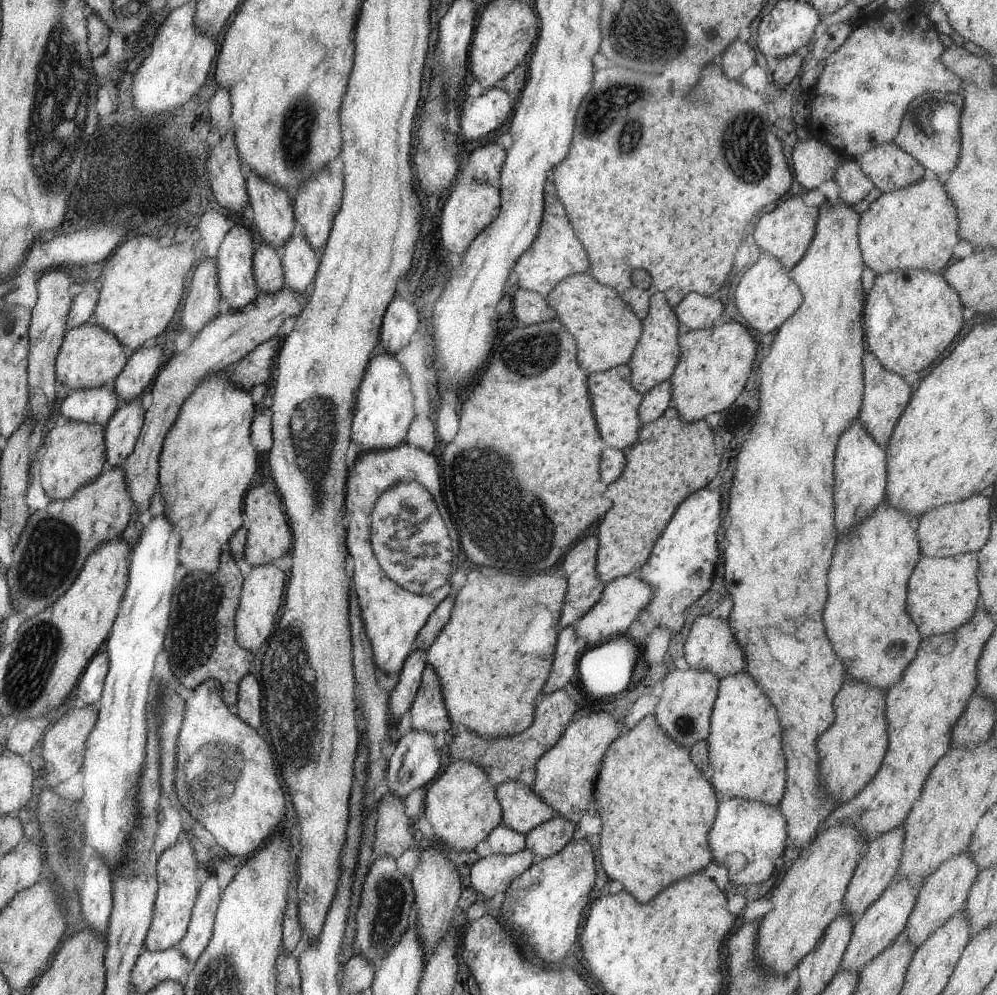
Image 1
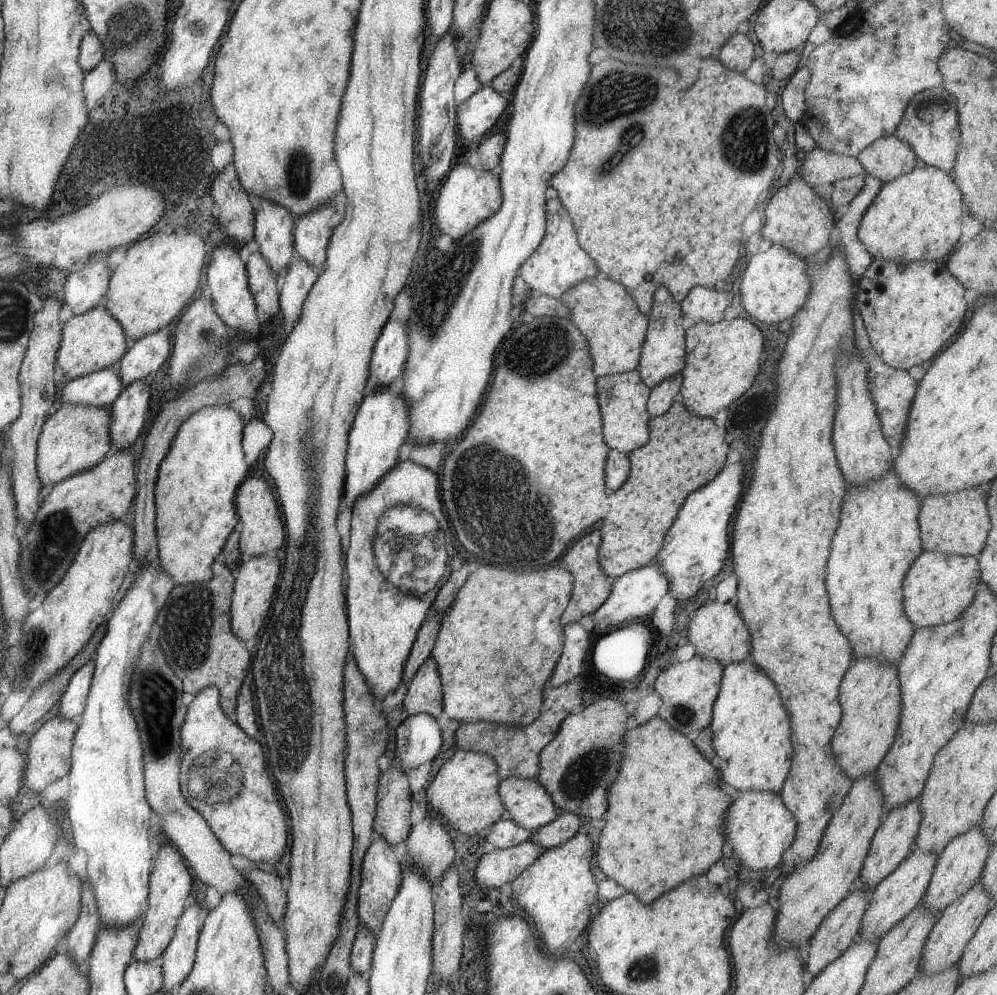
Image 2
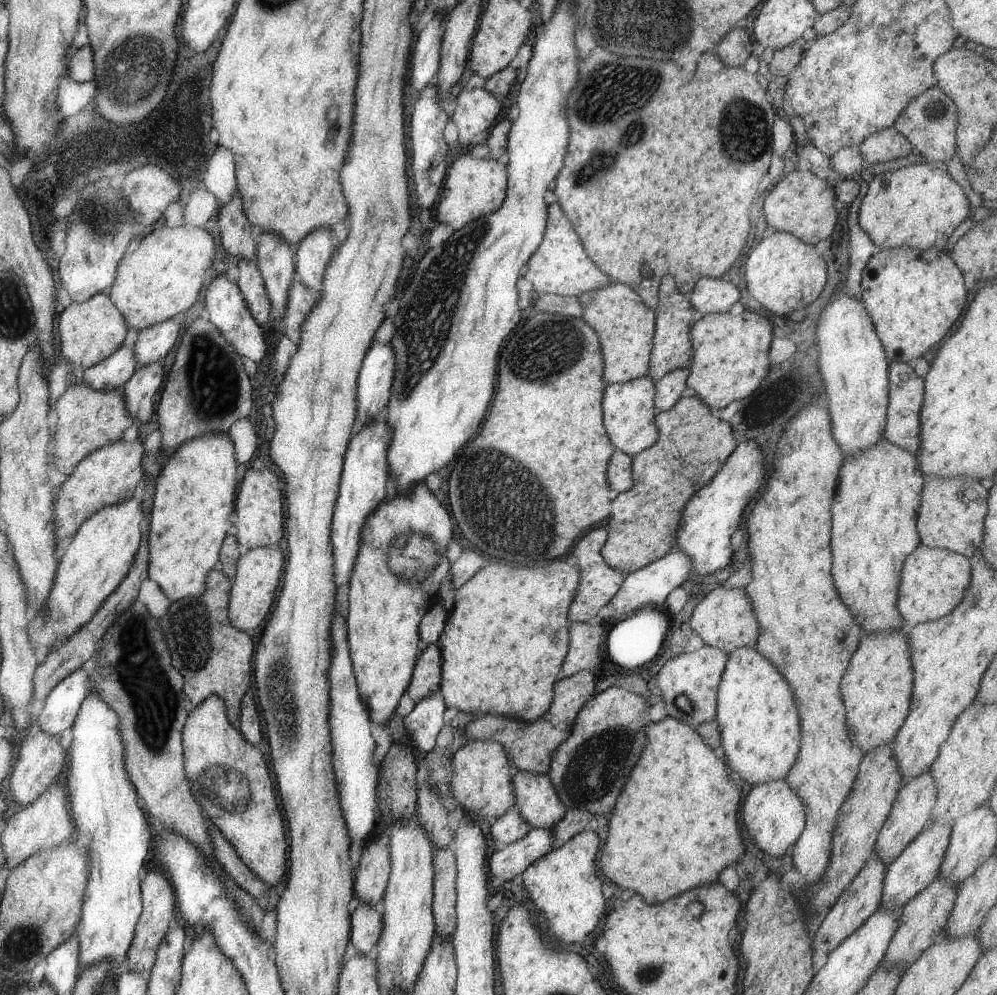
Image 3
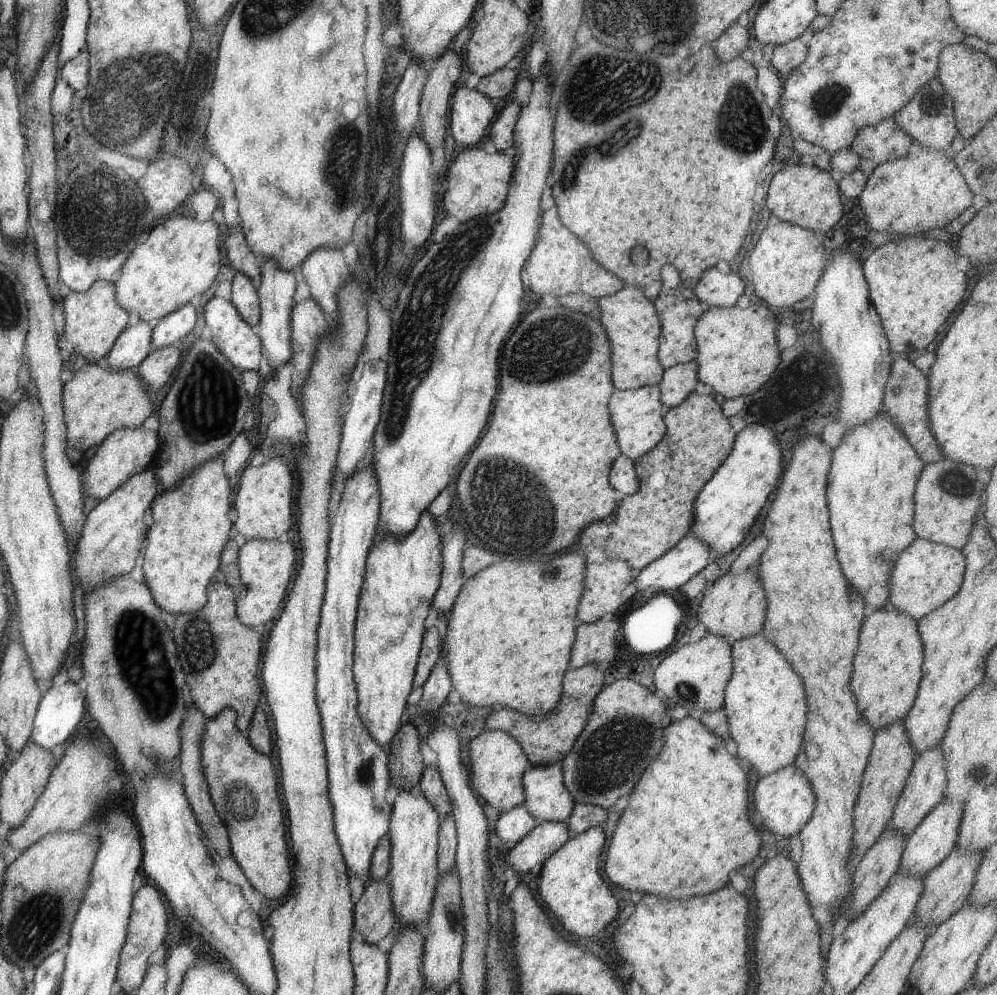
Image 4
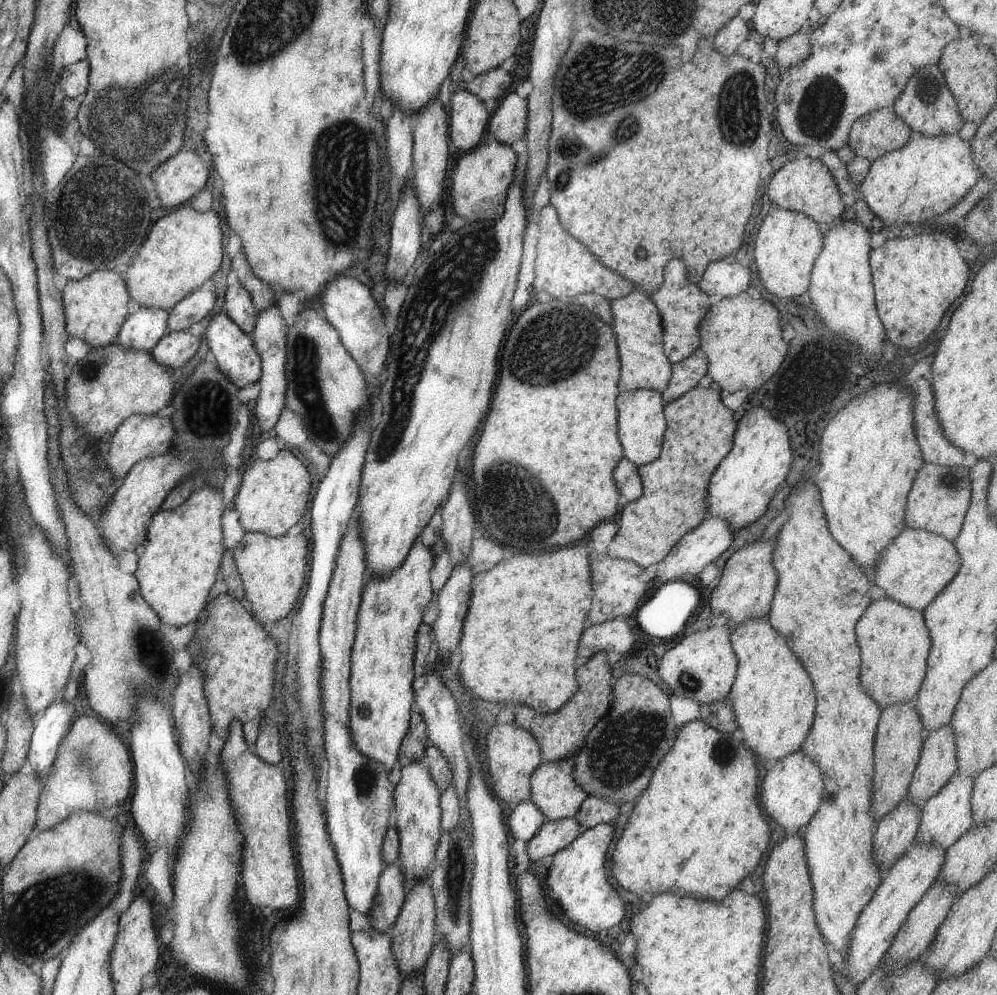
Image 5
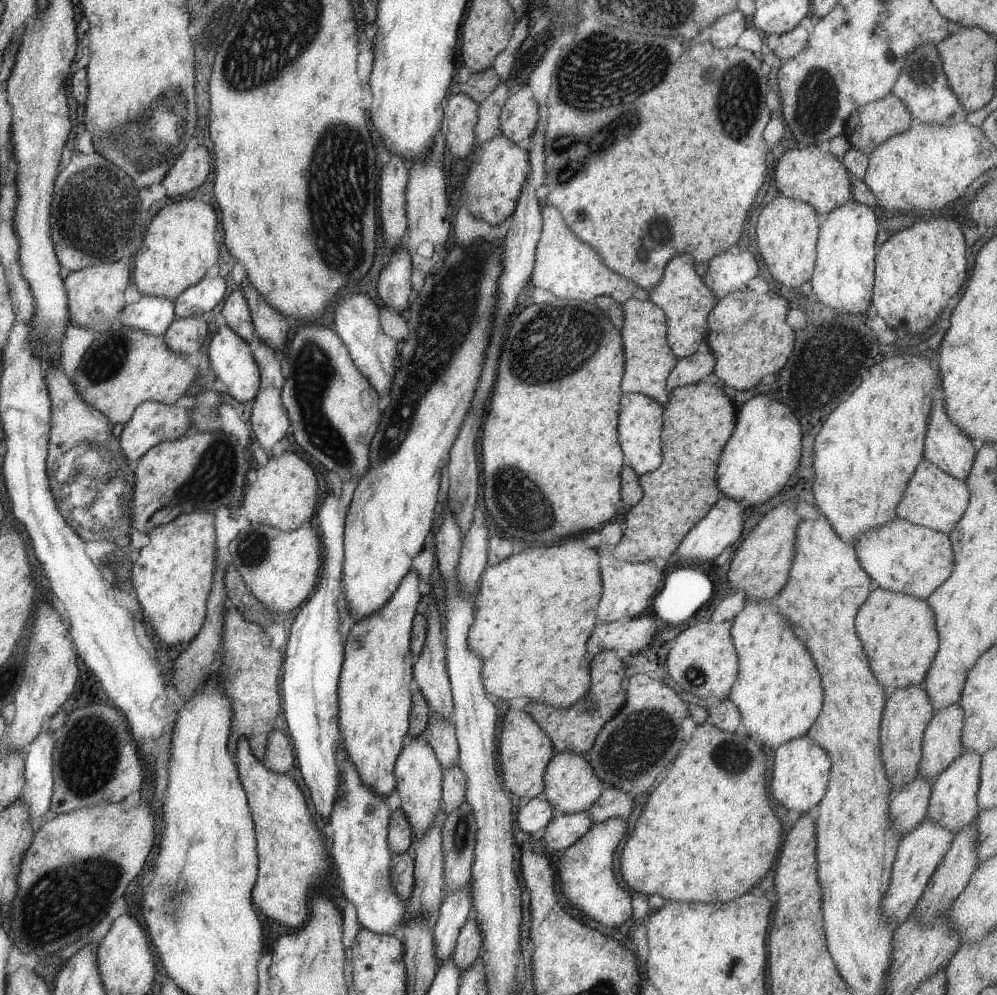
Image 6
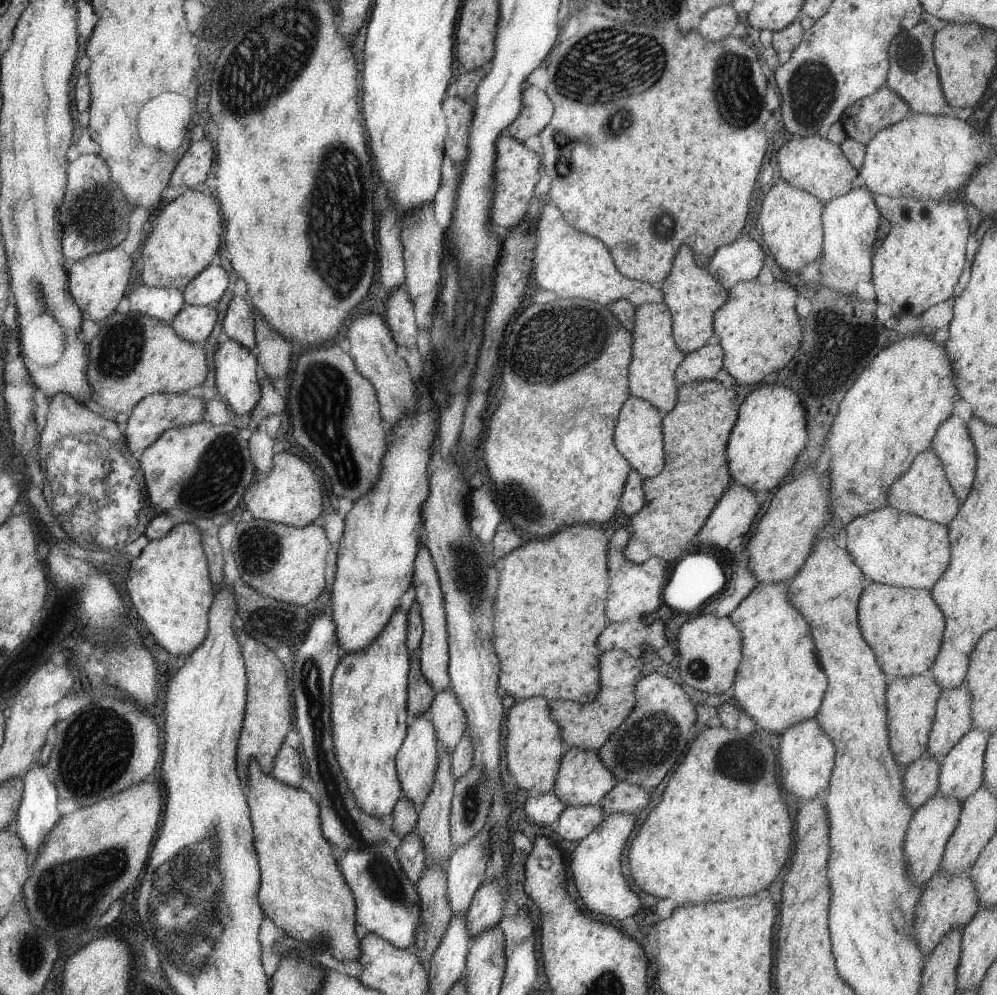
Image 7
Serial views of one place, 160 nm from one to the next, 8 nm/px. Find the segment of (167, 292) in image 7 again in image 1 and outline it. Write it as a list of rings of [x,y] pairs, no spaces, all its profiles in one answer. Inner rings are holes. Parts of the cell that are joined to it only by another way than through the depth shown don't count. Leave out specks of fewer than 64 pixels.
[[[110,385],[84,389],[64,397],[61,416],[71,421],[105,427],[120,408],[120,399]]]

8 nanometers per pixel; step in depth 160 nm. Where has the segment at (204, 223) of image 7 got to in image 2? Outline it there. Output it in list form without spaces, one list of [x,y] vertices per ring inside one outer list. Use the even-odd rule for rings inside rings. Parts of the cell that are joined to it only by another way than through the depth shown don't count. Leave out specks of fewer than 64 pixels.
[[[152,234],[126,247],[124,261],[114,270],[110,288],[103,298],[104,310],[117,318],[125,329],[126,338],[140,341],[142,336],[160,331],[188,306],[199,288],[206,260],[204,240],[188,234],[182,242],[179,236]]]

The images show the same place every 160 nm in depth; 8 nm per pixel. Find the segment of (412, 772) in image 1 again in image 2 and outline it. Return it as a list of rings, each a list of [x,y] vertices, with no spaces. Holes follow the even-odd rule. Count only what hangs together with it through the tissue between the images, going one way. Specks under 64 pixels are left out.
[[[405,716],[396,729],[395,762],[403,771],[416,770],[424,762],[434,762],[442,743],[443,736],[433,716]]]

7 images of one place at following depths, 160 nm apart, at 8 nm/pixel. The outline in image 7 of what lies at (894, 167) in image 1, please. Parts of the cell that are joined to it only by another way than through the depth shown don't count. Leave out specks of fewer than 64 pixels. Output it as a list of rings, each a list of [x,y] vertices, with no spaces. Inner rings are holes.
[[[884,86],[849,106],[842,125],[848,137],[866,147],[878,131],[904,120],[910,113],[906,101]]]

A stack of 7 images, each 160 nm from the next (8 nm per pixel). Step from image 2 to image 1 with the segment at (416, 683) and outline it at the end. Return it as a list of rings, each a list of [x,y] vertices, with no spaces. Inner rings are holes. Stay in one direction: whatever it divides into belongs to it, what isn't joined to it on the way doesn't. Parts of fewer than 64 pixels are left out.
[[[427,665],[422,673],[420,688],[412,701],[405,728],[426,731],[435,736],[440,732],[450,732],[452,727],[436,671]]]

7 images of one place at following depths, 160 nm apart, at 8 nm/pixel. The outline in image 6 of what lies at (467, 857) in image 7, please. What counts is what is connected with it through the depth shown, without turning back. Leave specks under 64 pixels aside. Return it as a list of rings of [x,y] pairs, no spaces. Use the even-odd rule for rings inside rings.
[[[468,888],[447,893],[447,897],[435,916],[433,926],[435,957],[439,968],[451,958],[470,910],[473,910],[473,904]]]

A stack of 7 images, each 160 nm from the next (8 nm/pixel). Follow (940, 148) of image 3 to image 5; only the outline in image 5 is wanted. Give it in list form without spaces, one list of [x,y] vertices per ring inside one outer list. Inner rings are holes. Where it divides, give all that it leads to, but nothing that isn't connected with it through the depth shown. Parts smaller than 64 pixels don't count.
[[[938,64],[924,67],[916,75],[912,75],[893,109],[913,132],[916,131],[924,136],[956,135],[965,123]]]

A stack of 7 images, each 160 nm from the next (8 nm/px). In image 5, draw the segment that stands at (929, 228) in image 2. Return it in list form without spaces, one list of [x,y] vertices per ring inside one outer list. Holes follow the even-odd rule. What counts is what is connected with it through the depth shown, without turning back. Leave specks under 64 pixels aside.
[[[914,131],[910,140],[898,150],[889,152],[871,162],[868,174],[858,187],[858,196],[868,204],[870,210],[887,226],[891,224],[922,224],[943,215],[954,208],[961,198],[966,196],[981,177],[974,164],[969,141],[962,140],[959,134],[942,136],[924,136]]]

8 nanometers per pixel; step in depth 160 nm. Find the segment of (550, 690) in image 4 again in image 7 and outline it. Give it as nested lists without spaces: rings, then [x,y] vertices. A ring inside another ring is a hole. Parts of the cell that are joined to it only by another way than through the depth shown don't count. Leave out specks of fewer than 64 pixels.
[[[574,523],[568,525],[554,534],[548,540],[532,540],[520,548],[516,548],[514,552],[510,552],[508,556],[504,556],[502,560],[498,560],[496,572],[498,572],[498,592],[494,598],[493,606],[493,645],[494,652],[500,661],[500,670],[498,675],[498,690],[500,696],[508,694],[514,699],[527,699],[530,697],[544,696],[548,701],[574,701],[580,705],[590,704],[598,694],[600,688],[600,677],[598,672],[598,646],[596,646],[596,638],[598,634],[606,628],[608,620],[604,616],[604,608],[606,608],[607,586],[608,586],[608,568],[606,568],[606,554],[609,541],[609,532],[600,528],[592,528],[591,525],[583,525],[582,523]]]

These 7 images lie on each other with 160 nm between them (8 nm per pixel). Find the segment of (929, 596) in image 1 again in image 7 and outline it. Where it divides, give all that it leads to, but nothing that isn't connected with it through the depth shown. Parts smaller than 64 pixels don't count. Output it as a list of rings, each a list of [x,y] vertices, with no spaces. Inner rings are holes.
[[[890,506],[873,510],[862,518],[851,519],[845,526],[846,550],[867,581],[905,589],[926,589],[940,580],[951,559],[949,530]]]

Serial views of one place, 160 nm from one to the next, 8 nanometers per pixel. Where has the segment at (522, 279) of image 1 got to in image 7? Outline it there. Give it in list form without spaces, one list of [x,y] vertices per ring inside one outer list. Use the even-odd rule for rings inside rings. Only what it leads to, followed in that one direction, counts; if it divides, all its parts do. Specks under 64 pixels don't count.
[[[554,204],[544,205],[535,224],[537,245],[533,258],[532,282],[542,290],[552,290],[559,299],[579,298],[608,306],[626,299],[635,307],[662,303],[659,285],[651,285],[622,276],[615,267],[607,246],[597,238],[573,229],[563,220],[562,211]]]

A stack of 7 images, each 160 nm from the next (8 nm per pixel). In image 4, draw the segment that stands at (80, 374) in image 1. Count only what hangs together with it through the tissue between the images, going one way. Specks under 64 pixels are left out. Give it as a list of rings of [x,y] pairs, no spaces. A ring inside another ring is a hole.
[[[94,282],[86,292],[71,291],[62,302],[64,307],[64,334],[72,346],[72,352],[83,356],[89,364],[107,357],[117,343],[117,339],[128,324],[128,312],[118,303],[117,287],[112,282]]]

